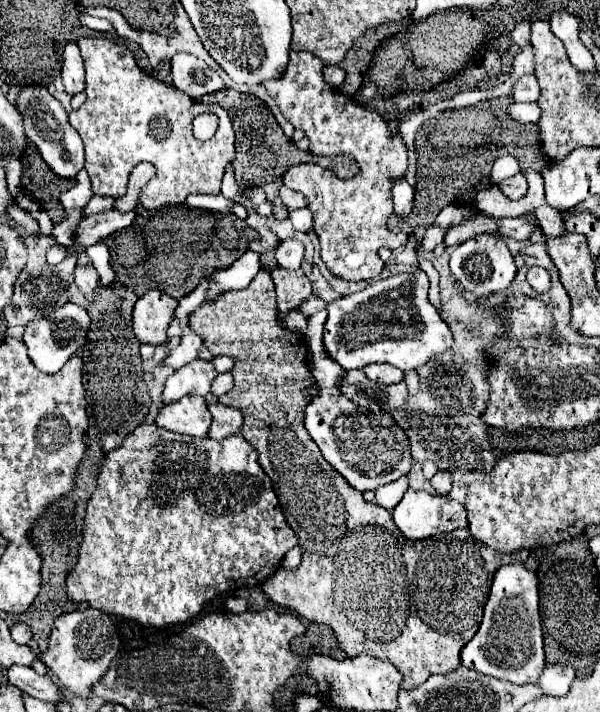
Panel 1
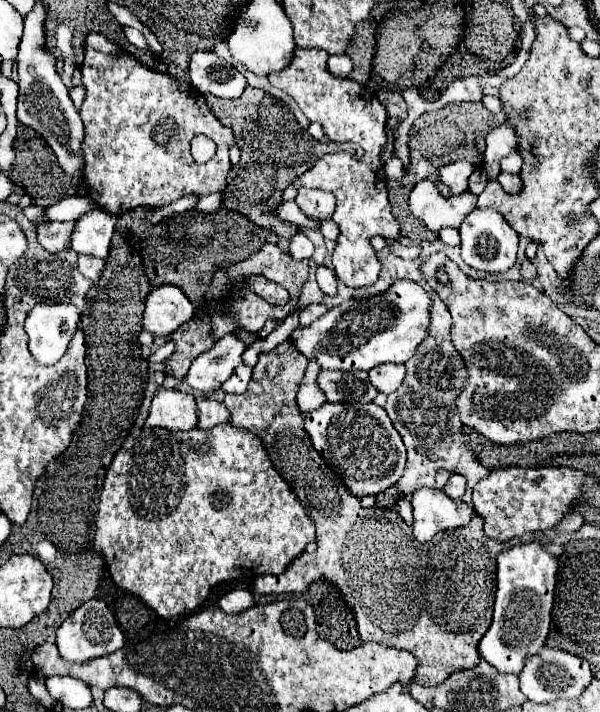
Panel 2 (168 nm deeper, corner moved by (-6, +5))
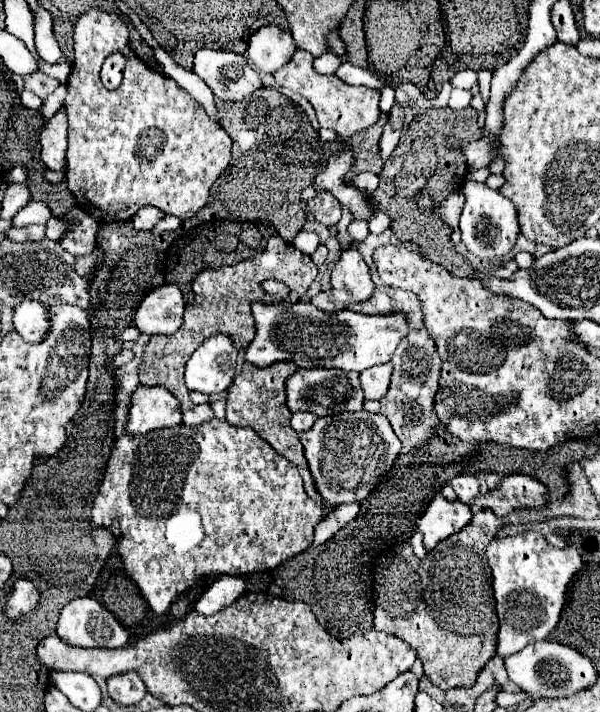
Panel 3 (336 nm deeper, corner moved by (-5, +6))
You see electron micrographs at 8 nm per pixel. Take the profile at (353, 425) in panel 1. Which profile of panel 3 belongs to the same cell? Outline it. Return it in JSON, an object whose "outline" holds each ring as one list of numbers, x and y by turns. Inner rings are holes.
{"outline":[[357,411,357,413,335,413,329,417,319,417,311,429,303,431,301,443,305,449,305,457,309,463,309,469,313,473,315,485,321,493,321,497,331,505,343,505,353,501,363,501,377,483,389,473,393,463,397,461,401,453,401,441,393,433,389,421,381,413,369,413,369,411]]}

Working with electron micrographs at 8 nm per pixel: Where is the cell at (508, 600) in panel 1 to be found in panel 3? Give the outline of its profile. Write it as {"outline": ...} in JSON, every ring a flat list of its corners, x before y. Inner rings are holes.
{"outline":[[535,531,493,539,487,545,487,557,493,573,495,609,499,617,497,655,505,659,521,651,531,641,547,639,559,621,567,583,583,567,583,561,575,547,557,549]]}

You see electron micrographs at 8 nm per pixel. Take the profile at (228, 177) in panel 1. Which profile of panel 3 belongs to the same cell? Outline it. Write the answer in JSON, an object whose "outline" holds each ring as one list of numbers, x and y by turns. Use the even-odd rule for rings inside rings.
{"outline":[[155,47,155,49,153,49,153,55,155,55,155,59,165,67,163,73,165,73,167,77,171,77,181,89,185,89,195,101,199,101,199,103,203,105,203,109,207,111,207,115,209,115,215,123,219,123,219,115,217,115,217,107,215,107,211,89,209,89,195,73,191,73,191,71,183,69,181,65,177,65,161,47]]}

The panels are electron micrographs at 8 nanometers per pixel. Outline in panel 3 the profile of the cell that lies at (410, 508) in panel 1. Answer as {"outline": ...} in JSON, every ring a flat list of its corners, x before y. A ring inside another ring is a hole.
{"outline":[[435,493,425,513,417,521,417,529,423,533,425,549,433,549,441,539,457,533,471,521,473,513,469,505,461,501,447,501,441,493]]}

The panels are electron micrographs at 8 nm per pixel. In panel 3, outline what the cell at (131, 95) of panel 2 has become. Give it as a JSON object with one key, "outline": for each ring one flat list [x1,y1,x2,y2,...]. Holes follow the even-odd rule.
{"outline":[[89,9,85,15,79,17,79,21,75,23,75,61,73,61,73,71,69,75,69,93,67,93,67,99,65,99,65,107,67,107,67,115,69,115,69,149,67,149,67,183,69,183,69,189,73,191,75,199,77,199,77,205,79,209,83,209,85,213,93,215,97,221,101,223,109,223,109,221,127,221,131,219,141,207,145,205,153,205,153,207,159,207,163,209,167,215,177,215,179,219,189,219,193,217,205,203,207,203,207,197,209,197,209,191,211,191,211,185,215,183,215,179,227,169,229,161,231,161,231,137,225,133,225,129,217,123,213,123,205,109,187,93,183,91,181,87,177,87,177,83,173,79,169,79,167,75,161,75,161,73,155,73,153,69,149,69,143,61,139,61,135,57,135,53,129,49,129,31,125,27,125,23,121,21,121,17,117,13,105,13,101,9],[115,51,121,51,127,55,127,67,125,67,125,77,121,81,121,85,115,89,115,91,107,91,99,79,99,71,101,71,101,63,105,61,105,57,109,53,115,53]]}

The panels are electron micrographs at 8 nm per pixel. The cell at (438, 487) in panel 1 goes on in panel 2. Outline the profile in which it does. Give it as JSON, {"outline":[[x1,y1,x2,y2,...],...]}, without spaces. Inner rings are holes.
{"outline":[[452,474,444,492,450,496,450,498,462,498,464,492,466,492,466,478,462,474]]}

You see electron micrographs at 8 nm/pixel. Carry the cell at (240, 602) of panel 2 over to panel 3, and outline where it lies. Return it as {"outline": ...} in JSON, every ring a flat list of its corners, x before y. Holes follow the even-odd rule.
{"outline":[[223,575,215,583,211,583,211,587,201,595,195,609,203,615,213,615,231,607,237,601,237,597,241,597,241,593,245,593,245,581,241,577]]}

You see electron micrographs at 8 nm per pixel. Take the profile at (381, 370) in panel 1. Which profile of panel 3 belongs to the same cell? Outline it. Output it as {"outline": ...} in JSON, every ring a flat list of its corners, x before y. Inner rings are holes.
{"outline":[[383,363,383,365,375,365,369,367,361,373,361,389,365,393,365,399,381,399,387,389,389,389,389,381,393,375,393,365,391,363]]}

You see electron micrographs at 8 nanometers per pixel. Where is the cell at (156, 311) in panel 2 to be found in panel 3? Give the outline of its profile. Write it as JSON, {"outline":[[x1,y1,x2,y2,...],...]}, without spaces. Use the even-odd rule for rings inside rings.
{"outline":[[161,285,153,289,135,313,135,327,141,333,173,335,183,323,185,299,177,285]]}

